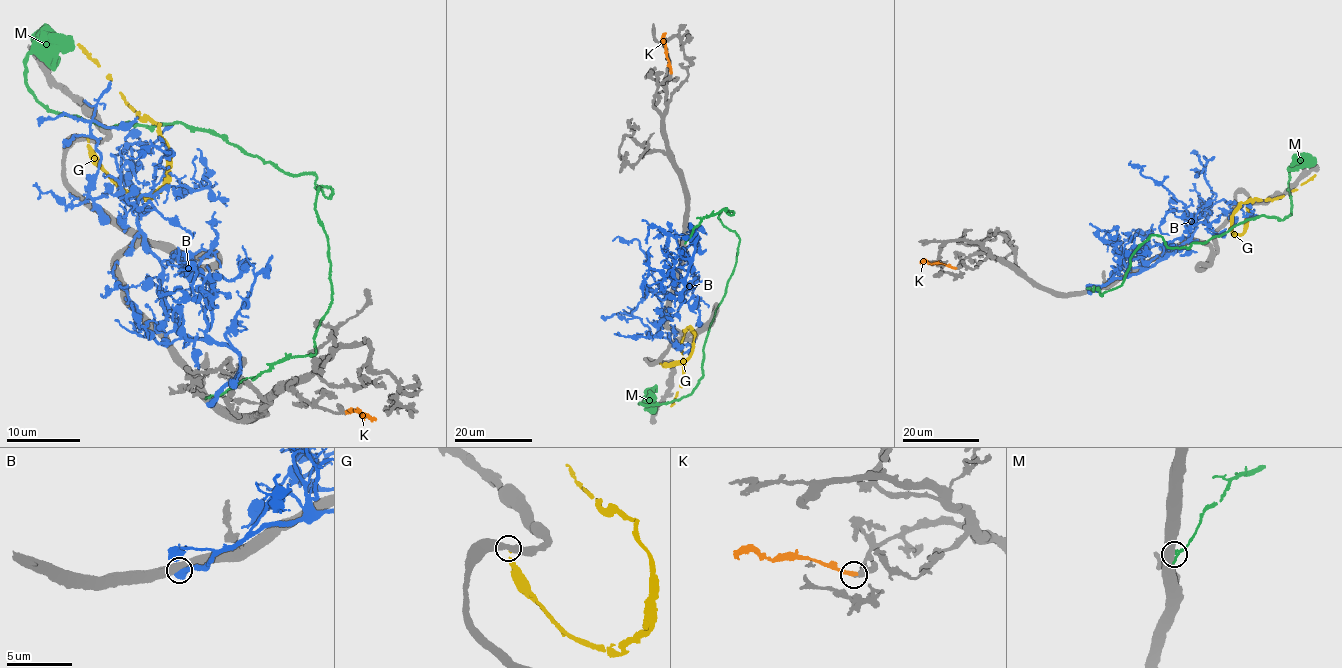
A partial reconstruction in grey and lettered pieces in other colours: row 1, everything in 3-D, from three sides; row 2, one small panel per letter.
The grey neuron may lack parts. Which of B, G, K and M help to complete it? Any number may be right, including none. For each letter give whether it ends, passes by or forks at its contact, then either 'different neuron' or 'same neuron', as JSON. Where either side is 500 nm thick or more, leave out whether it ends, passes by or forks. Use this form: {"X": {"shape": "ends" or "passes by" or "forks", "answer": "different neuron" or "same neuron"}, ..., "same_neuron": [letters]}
{"B": {"answer": "different neuron"}, "G": {"shape": "ends", "answer": "different neuron"}, "K": {"shape": "ends", "answer": "same neuron"}, "M": {"answer": "different neuron"}, "same_neuron": ["K"]}

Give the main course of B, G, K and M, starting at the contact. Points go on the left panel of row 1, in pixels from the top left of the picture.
B: (210, 402), (238, 356), (195, 338), (166, 305), (132, 206), (169, 153), (125, 153)
G: (88, 140), (94, 163), (123, 190), (148, 199), (163, 185), (167, 150), (158, 123), (141, 117), (77, 44)
K: (347, 412), (355, 410), (364, 417), (366, 414), (370, 419), (375, 418)
M: (209, 397), (314, 352), (331, 298), (315, 200), (332, 190), (201, 127), (53, 113), (26, 67), (70, 37)

